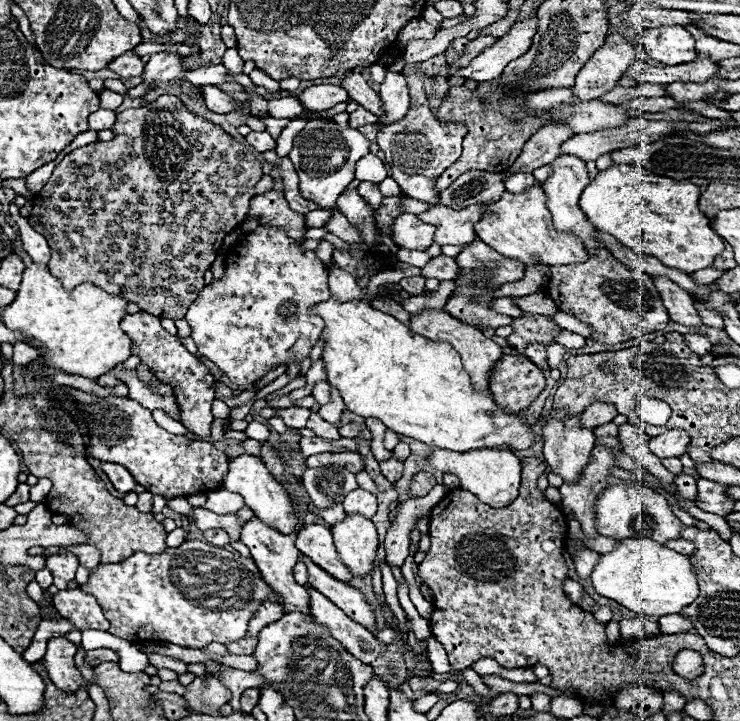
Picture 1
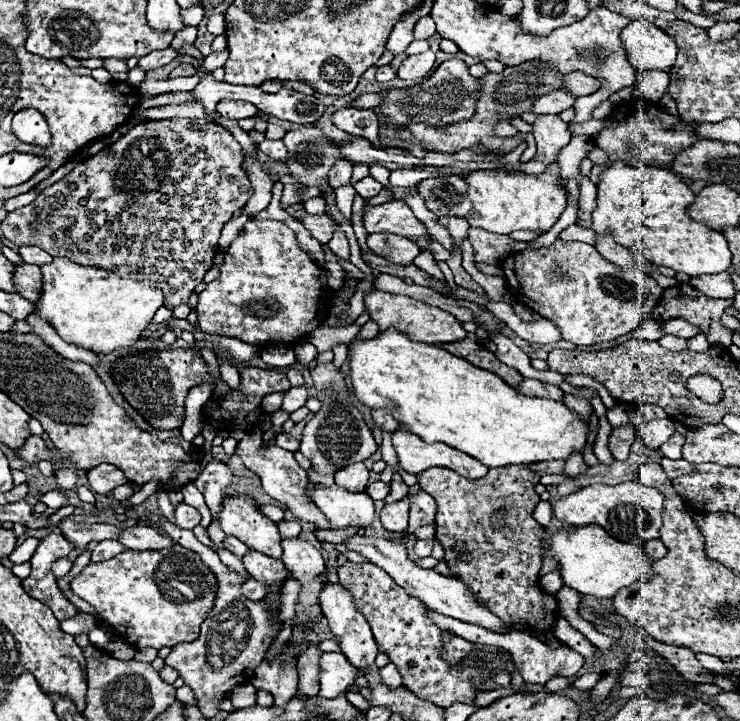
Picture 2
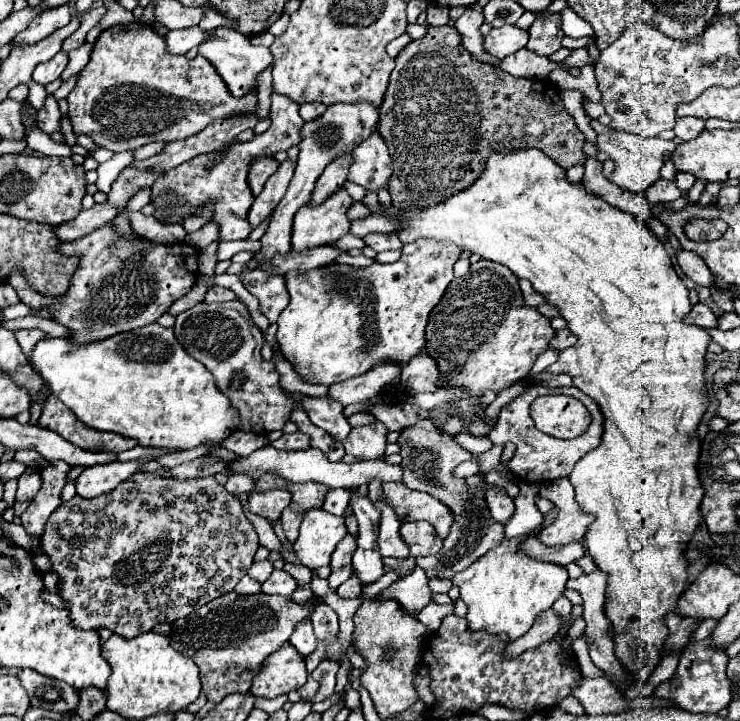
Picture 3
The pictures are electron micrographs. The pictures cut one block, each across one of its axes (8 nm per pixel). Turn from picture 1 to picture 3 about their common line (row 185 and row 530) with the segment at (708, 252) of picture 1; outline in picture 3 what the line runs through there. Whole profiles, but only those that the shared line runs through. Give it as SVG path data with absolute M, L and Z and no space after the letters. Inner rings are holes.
M536 148L510 150L510 152L496 152L494 150L490 154L490 158L486 160L484 172L476 178L476 182L472 182L468 188L464 188L462 192L458 192L456 196L450 196L448 200L444 200L440 204L434 204L434 206L408 206L408 208L396 210L396 212L392 212L386 206L380 206L380 208L384 208L384 214L390 214L394 220L400 222L400 228L396 230L396 234L404 244L414 242L418 238L432 238L432 240L438 240L438 242L452 240L462 250L484 256L486 260L492 260L492 262L500 262L504 266L508 266L518 278L530 280L536 292L540 292L550 304L558 306L562 318L568 320L568 328L578 336L578 344L562 350L558 360L552 366L548 366L546 372L572 376L574 386L580 388L582 392L586 392L588 396L592 396L600 404L600 410L604 412L604 418L606 418L606 428L604 428L604 436L602 436L600 446L594 448L592 452L588 452L588 456L584 456L580 460L580 464L576 464L576 468L572 470L572 474L568 478L570 478L570 482L572 482L572 486L576 490L576 502L580 504L582 512L592 513L596 516L596 520L590 524L588 534L584 536L584 540L588 544L590 556L594 558L596 566L602 572L608 574L604 612L606 612L608 620L612 622L612 626L616 630L616 642L614 642L616 656L636 676L636 680L632 680L632 682L648 680L652 670L660 662L660 650L662 650L662 644L664 644L664 640L668 636L664 616L666 616L666 612L676 608L676 600L684 590L686 566L688 566L688 560L684 556L684 548L686 548L684 544L692 540L694 530L702 522L700 500L704 496L704 490L700 488L700 480L698 480L698 472L696 472L696 460L698 460L698 452L700 452L700 442L696 438L696 428L698 428L700 418L702 418L702 414L704 414L704 410L708 406L706 390L704 390L704 366L706 366L704 356L706 356L706 346L710 342L710 336L708 336L708 332L704 328L690 326L690 324L684 322L684 316L688 314L688 308L692 308L690 298L688 298L688 288L684 286L684 282L676 274L662 240L656 238L652 234L652 230L646 224L640 224L632 214L622 212L622 210L614 208L614 206L610 206L608 202L604 202L600 196L588 192L584 182L570 182L566 178L566 170L560 168L552 158L544 156L544 152L540 152Z

